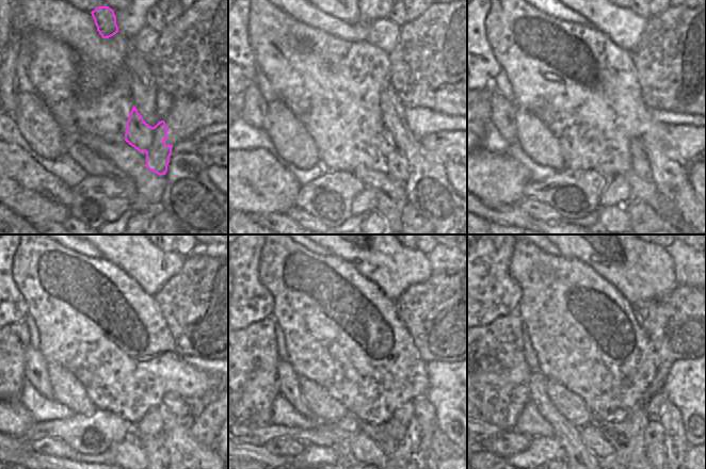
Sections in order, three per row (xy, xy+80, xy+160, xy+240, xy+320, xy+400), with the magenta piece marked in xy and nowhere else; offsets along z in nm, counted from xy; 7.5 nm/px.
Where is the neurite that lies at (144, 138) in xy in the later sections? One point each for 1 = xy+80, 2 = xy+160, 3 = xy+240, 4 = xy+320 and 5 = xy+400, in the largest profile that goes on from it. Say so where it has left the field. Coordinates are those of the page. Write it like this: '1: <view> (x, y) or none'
1: xy+80 (396, 165)
2: xy+160 (639, 164)
3: xy+240 (178, 409)
4: xy+320 (424, 413)
5: xy+400 (676, 446)

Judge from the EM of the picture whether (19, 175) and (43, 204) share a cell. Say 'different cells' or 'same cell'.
same cell

